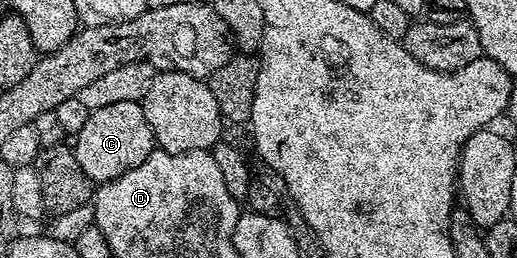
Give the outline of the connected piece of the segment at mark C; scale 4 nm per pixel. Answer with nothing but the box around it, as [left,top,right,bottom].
[72,101,156,183]

